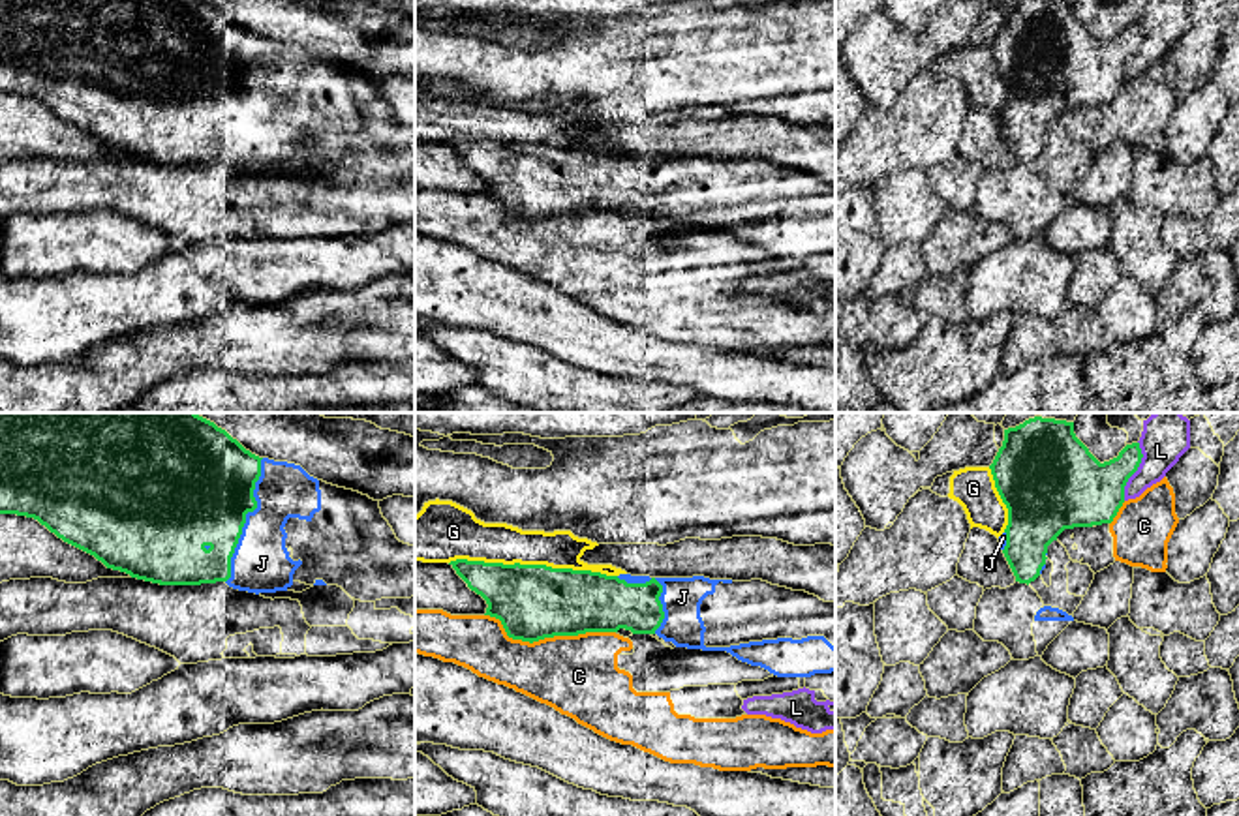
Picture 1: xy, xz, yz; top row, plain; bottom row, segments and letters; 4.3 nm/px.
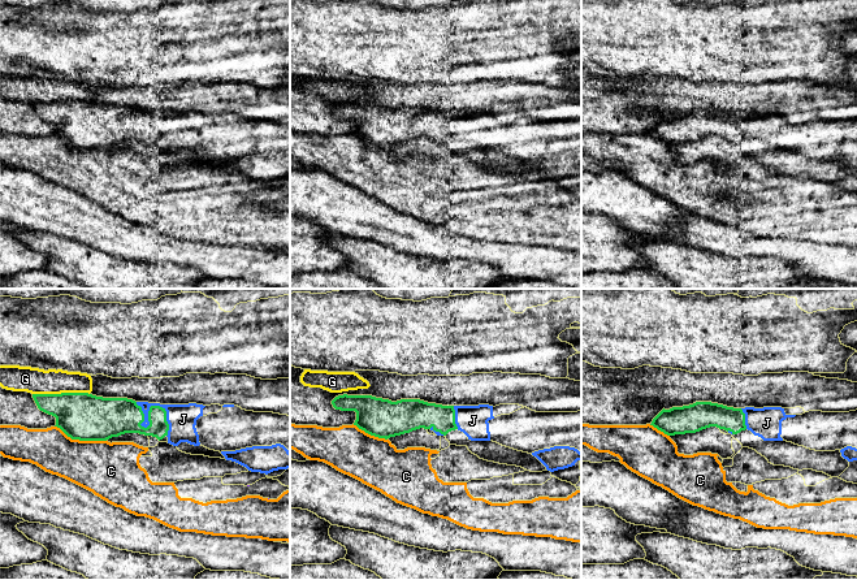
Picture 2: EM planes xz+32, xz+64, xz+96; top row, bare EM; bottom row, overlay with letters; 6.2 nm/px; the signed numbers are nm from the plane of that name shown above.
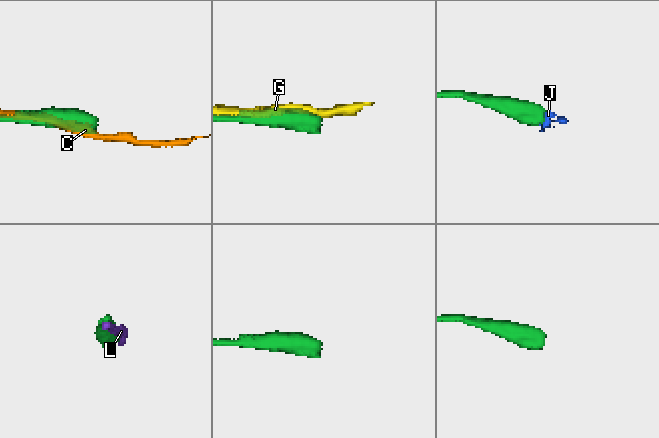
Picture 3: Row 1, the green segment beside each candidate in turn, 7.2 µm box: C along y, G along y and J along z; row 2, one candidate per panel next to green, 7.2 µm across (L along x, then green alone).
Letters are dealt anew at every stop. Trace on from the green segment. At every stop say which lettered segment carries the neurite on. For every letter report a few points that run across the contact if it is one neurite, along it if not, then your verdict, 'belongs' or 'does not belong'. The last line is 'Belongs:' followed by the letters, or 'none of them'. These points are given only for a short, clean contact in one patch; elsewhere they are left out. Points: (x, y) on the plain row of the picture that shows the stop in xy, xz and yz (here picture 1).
C: does not belong
G: does not belong
J: belongs
L: does not belong
Belongs: J

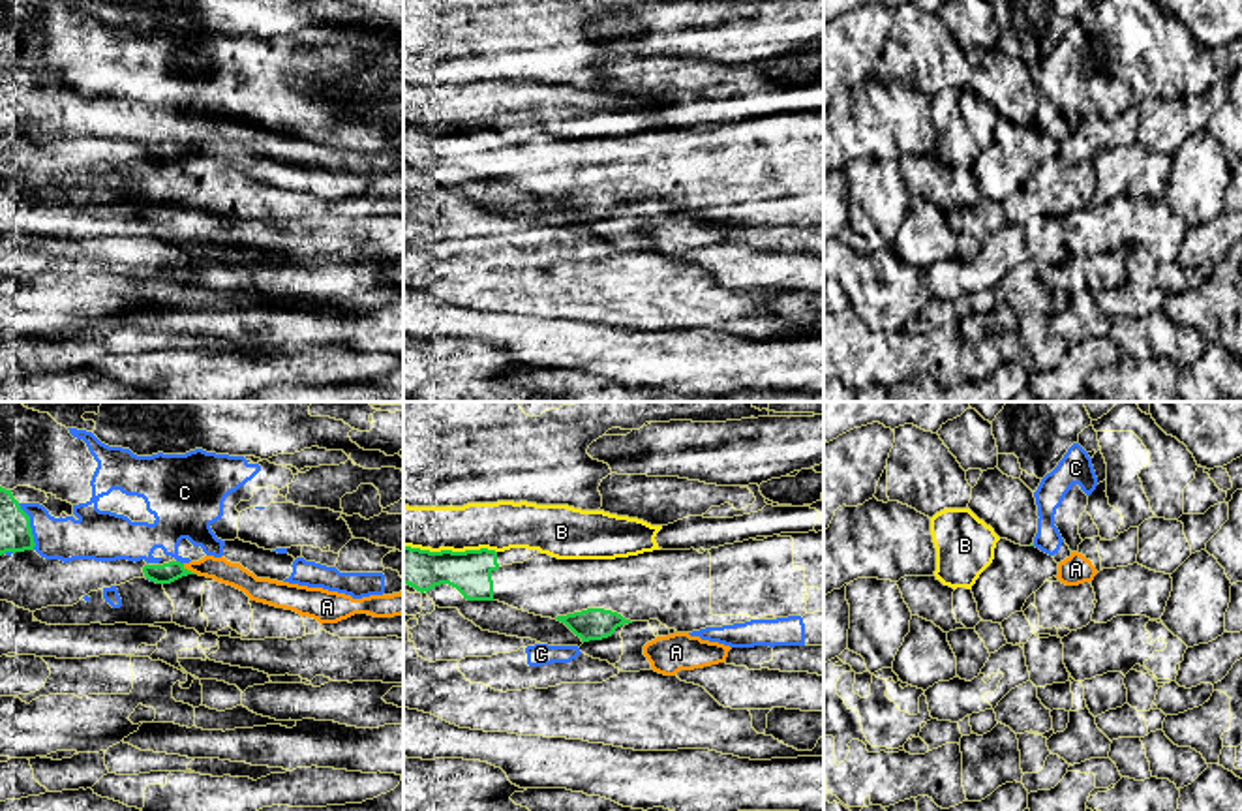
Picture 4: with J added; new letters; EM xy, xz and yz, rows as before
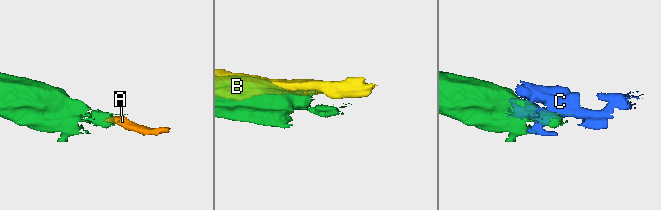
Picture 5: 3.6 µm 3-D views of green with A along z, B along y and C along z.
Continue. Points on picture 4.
A: line xy (182, 143), (196, 153); does not belong
B: does not belong
C: does not belong
Belongs: none of them

